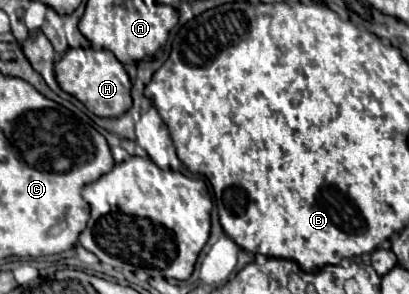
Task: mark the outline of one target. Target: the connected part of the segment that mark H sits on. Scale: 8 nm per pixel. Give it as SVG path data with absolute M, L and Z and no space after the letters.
M67 49L59 63L55 63L55 77L59 87L77 97L97 117L119 117L131 107L131 81L123 65L111 51L105 49Z

